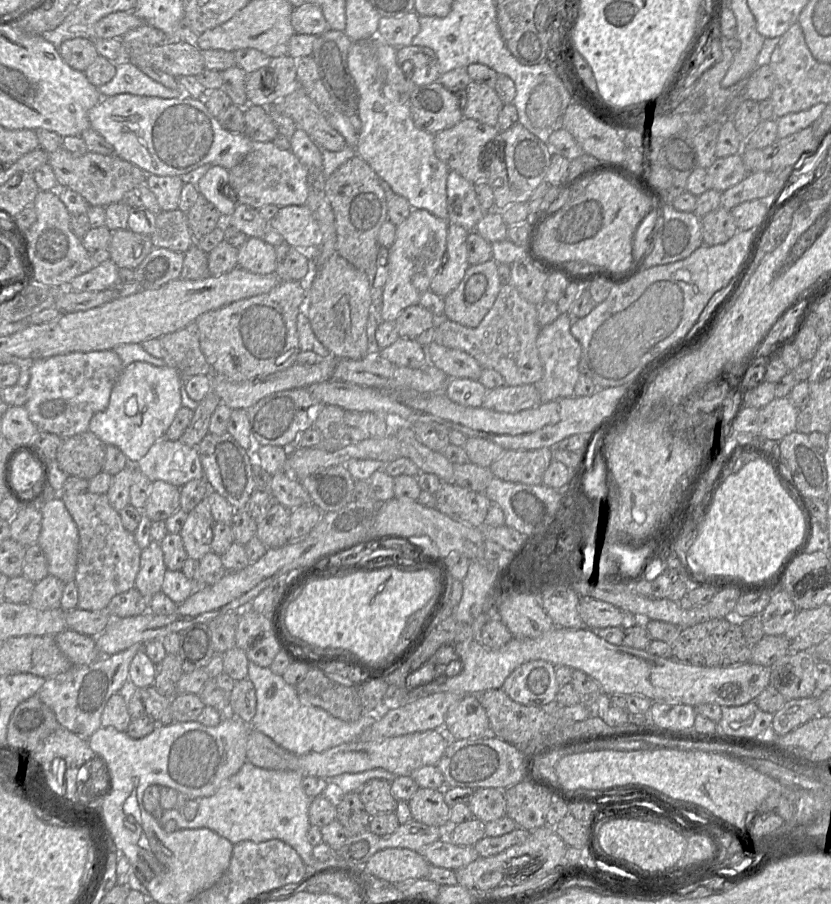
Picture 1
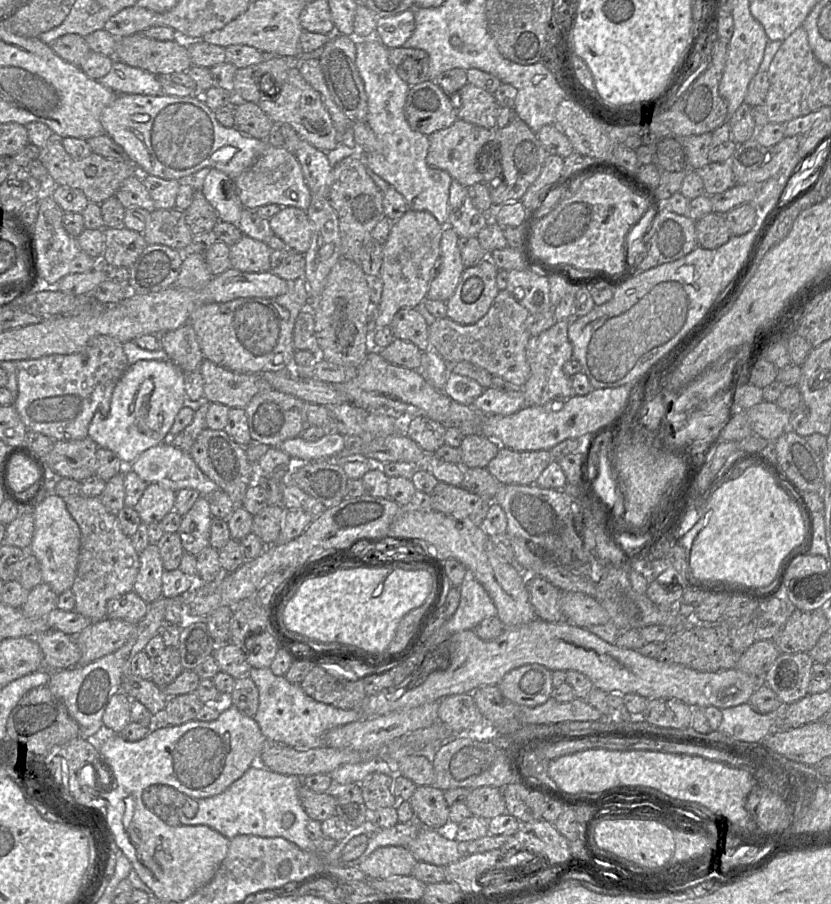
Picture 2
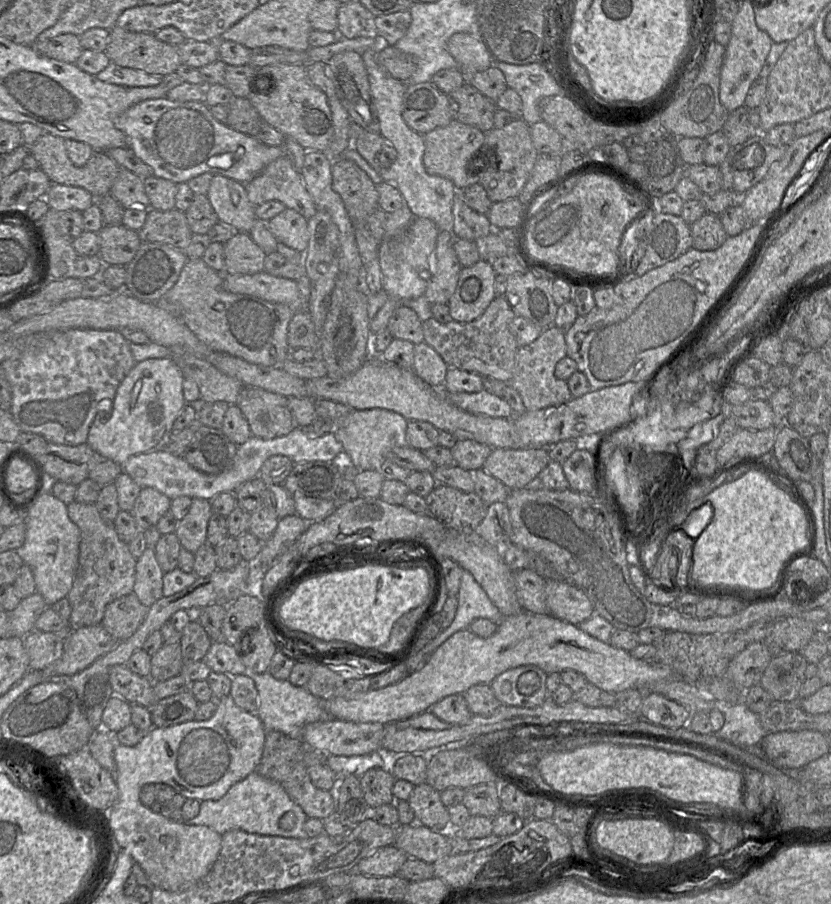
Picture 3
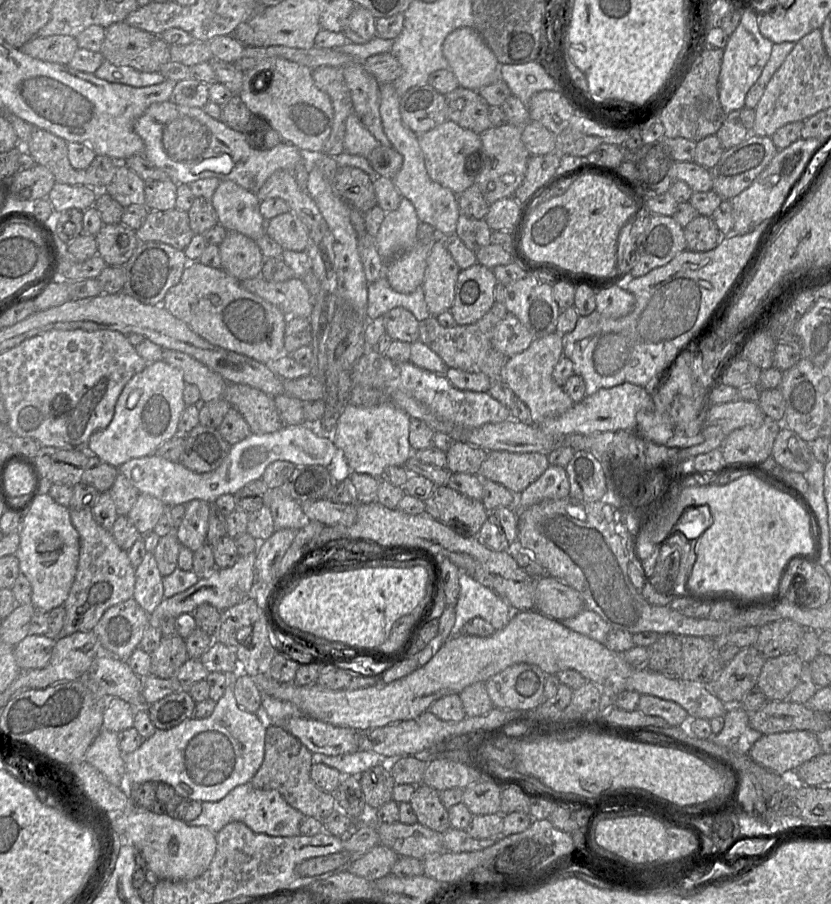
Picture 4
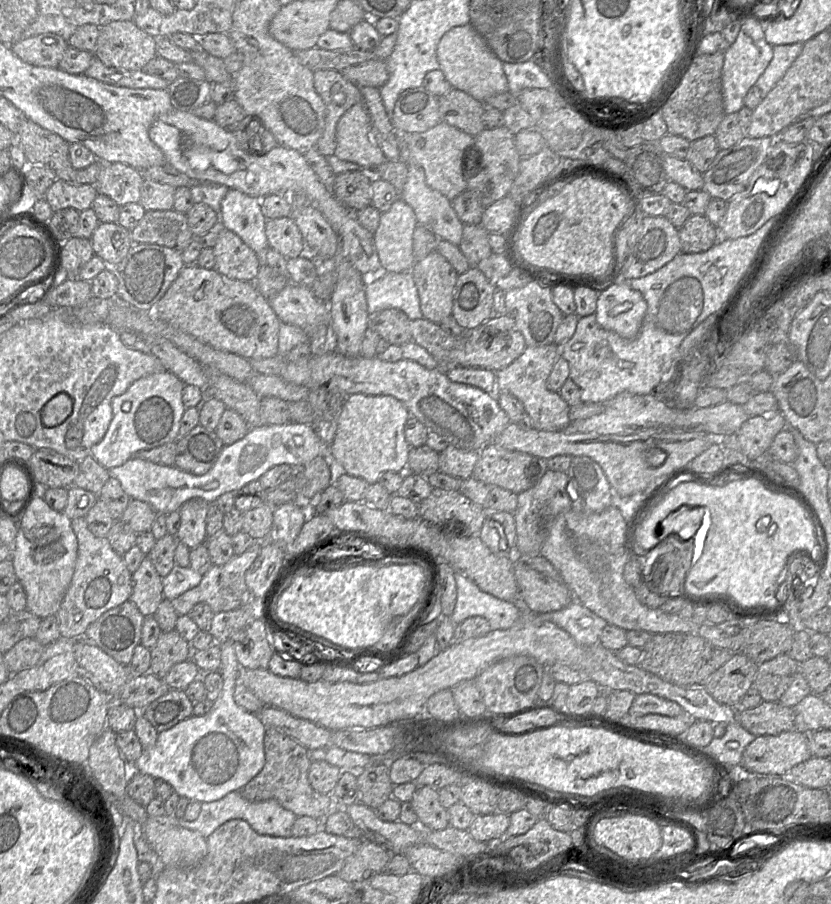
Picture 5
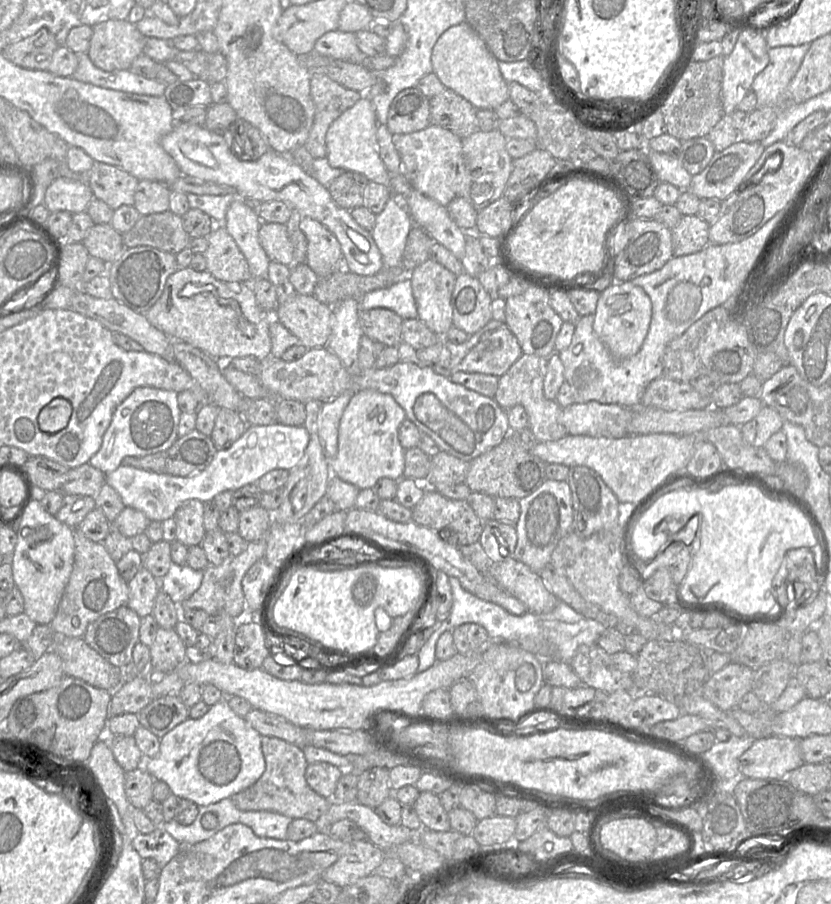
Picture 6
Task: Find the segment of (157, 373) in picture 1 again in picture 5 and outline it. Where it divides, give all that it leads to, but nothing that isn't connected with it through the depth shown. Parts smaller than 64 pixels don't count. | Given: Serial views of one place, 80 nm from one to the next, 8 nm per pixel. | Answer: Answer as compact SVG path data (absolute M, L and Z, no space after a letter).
M168 370L134 381L125 393L112 400L113 418L102 440L91 447L90 455L109 470L122 466L139 451L177 441L186 409L182 401L184 387L185 383Z

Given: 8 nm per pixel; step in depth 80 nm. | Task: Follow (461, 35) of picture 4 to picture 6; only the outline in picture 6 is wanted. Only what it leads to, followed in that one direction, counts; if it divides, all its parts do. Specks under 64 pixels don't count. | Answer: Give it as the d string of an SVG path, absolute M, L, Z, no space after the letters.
M467 23L449 27L436 41L431 55L433 73L446 89L468 100L477 109L495 110L509 99L508 83L502 77L498 60Z

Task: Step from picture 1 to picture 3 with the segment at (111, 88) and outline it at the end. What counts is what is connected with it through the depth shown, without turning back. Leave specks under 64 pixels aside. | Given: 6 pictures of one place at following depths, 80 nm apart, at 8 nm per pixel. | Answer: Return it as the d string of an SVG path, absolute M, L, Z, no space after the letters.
M112 61L96 77L106 83L127 87L157 86L164 78L164 76L159 74L148 74L143 70L122 67Z

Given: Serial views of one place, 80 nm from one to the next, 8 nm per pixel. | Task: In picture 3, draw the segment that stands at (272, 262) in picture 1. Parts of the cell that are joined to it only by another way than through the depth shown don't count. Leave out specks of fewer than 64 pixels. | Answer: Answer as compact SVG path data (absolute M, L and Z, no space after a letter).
M236 231L223 247L224 274L255 274L264 271L267 253L249 233Z

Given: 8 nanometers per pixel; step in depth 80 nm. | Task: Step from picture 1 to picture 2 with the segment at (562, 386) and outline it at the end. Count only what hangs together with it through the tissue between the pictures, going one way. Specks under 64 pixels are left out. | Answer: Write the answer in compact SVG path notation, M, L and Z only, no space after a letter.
M557 321L537 336L531 336L526 346L530 375L521 387L527 405L543 405L555 398L569 398L574 394L571 376L563 372L563 365L572 359L572 345L568 338L569 321Z

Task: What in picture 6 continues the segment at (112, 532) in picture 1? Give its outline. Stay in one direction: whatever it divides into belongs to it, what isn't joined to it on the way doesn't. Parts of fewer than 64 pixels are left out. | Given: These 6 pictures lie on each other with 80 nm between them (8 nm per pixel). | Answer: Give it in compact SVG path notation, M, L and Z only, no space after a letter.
M74 529L74 544L75 551L72 572L50 626L57 636L81 638L85 635L87 627L99 617L127 605L129 582L126 582L120 576L116 562L111 558L103 543L91 541L79 529Z

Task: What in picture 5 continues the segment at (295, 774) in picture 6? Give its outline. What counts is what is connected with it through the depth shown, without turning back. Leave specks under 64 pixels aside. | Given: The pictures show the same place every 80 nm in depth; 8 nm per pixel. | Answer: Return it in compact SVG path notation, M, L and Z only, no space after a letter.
M267 727L264 738L265 765L239 791L252 802L276 800L282 807L292 811L297 817L310 816L323 821L334 807L332 795L316 791L310 784L308 772L311 764L309 751L296 740L273 727Z

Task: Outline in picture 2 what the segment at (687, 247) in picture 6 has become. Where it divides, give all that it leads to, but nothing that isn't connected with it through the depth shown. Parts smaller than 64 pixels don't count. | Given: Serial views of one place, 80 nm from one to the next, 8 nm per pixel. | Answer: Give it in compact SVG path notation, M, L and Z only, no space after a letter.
M711 212L696 221L695 230L699 246L716 249L732 236L725 214Z

